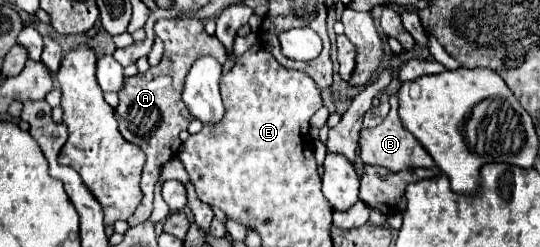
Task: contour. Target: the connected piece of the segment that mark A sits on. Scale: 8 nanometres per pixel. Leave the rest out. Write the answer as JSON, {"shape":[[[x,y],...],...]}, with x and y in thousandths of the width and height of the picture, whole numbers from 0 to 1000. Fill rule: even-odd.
{"shape":[[[326,73],[326,81],[293,81],[285,97],[289,146],[304,170],[304,235],[293,267],[270,283],[267,300],[256,291],[252,308],[237,308],[230,324],[226,364],[219,372],[222,421],[211,445],[211,470],[222,510],[222,543],[259,591],[270,615],[270,672],[263,696],[263,777],[267,802],[252,858],[241,874],[237,907],[252,915],[263,907],[278,883],[281,858],[281,802],[285,802],[285,745],[293,737],[300,672],[319,648],[330,623],[333,599],[333,559],[330,543],[348,518],[356,462],[348,453],[344,421],[337,413],[337,356],[341,356],[341,316],[352,291],[356,259],[370,227],[396,227],[407,259],[419,251],[419,202],[404,154],[385,146],[378,121],[374,81],[367,73]]]}

